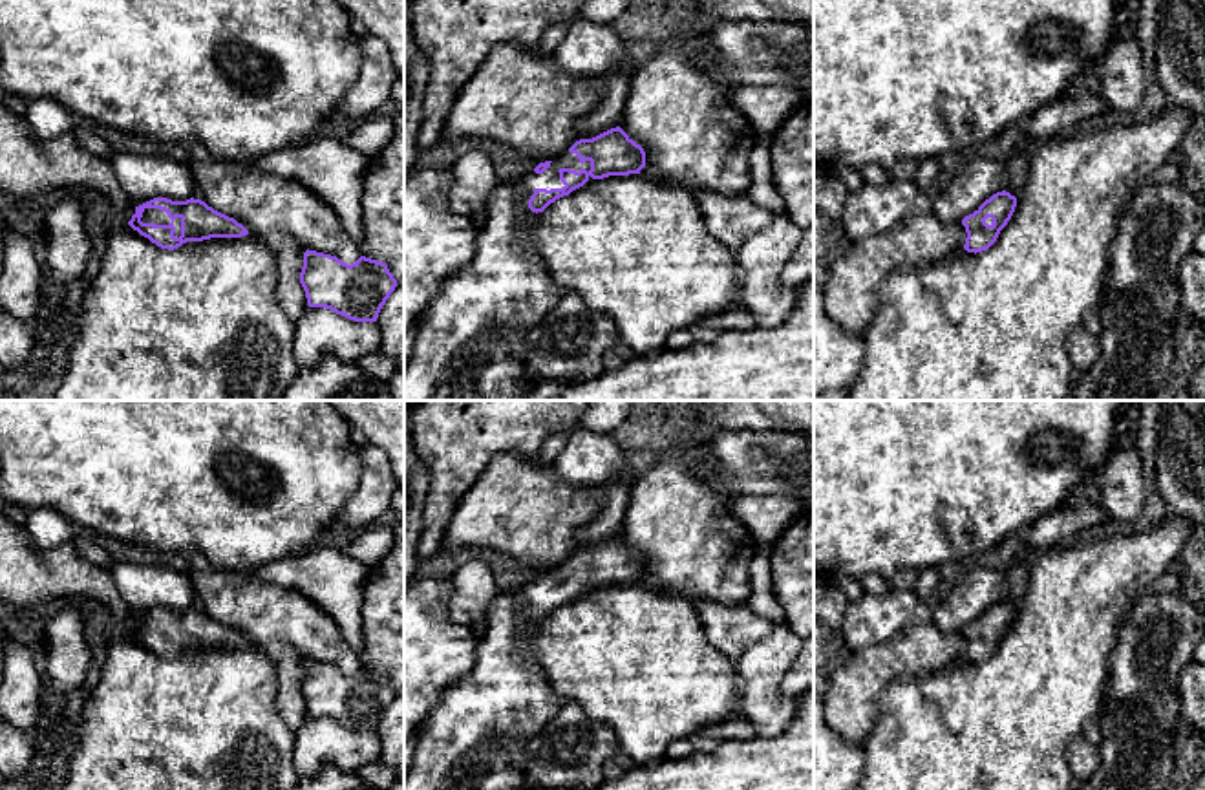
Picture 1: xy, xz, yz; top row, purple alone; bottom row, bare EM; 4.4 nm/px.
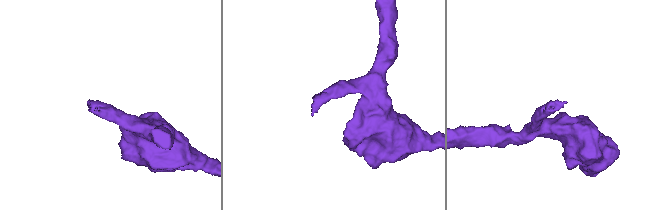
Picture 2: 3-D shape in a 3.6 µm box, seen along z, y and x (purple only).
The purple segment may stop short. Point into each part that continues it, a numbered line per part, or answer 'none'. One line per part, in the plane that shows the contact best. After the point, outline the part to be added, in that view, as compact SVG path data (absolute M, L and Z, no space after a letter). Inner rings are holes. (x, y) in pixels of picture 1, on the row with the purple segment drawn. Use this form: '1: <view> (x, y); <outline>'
1: xz (470, 344); M569 150L543 174L525 170L514 183L496 187L479 225L475 254L468 269L444 280L419 316L411 357L404 362L404 400L519 400L536 386L527 377L527 335L560 302L563 289L545 271L521 238L521 205L536 188L563 188L560 168L591 170Z

